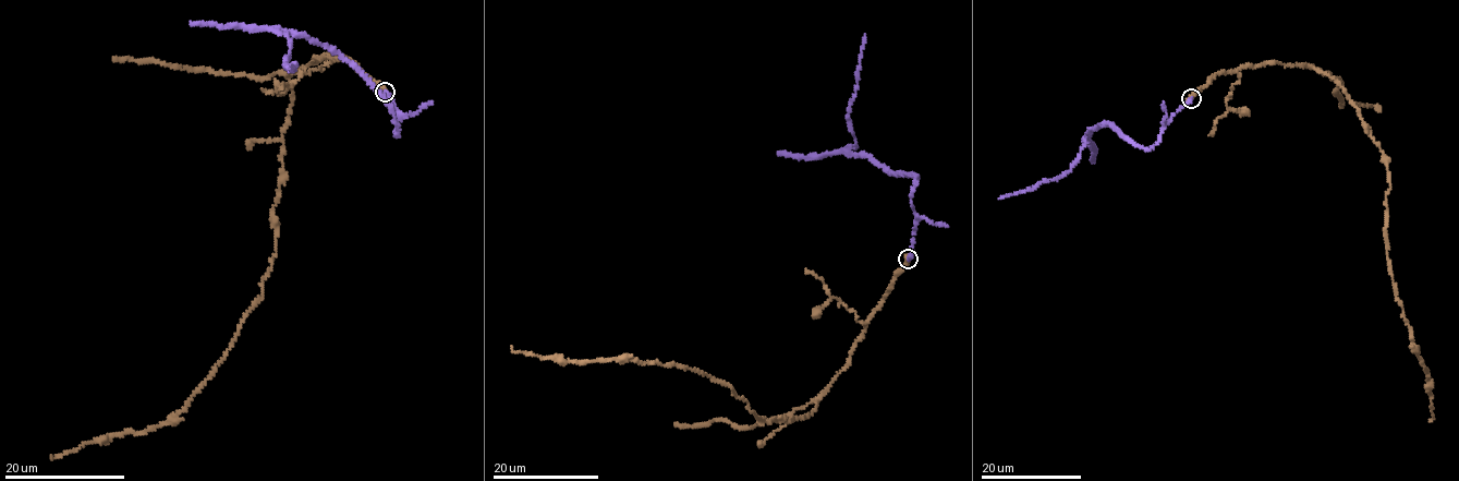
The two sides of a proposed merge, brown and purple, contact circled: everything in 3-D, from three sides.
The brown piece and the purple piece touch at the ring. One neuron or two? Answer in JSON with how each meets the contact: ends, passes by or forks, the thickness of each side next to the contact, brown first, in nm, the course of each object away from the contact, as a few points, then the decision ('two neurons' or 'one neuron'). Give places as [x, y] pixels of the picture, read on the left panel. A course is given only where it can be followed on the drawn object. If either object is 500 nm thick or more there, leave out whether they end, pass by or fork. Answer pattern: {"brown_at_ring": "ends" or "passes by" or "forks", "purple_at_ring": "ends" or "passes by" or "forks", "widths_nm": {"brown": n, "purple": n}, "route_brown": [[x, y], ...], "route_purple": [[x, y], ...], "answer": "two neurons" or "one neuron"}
{"brown_at_ring": "ends", "purple_at_ring": "ends", "widths_nm": {"brown": 480, "purple": 320}, "route_brown": [[385, 92], [351, 61], [328, 56], [291, 73], [272, 268], [232, 347], [167, 423], [50, 458]], "route_purple": [[385, 92], [397, 133], [391, 106], [336, 52], [277, 31], [291, 47], [284, 64], [294, 63]], "answer": "two neurons"}

